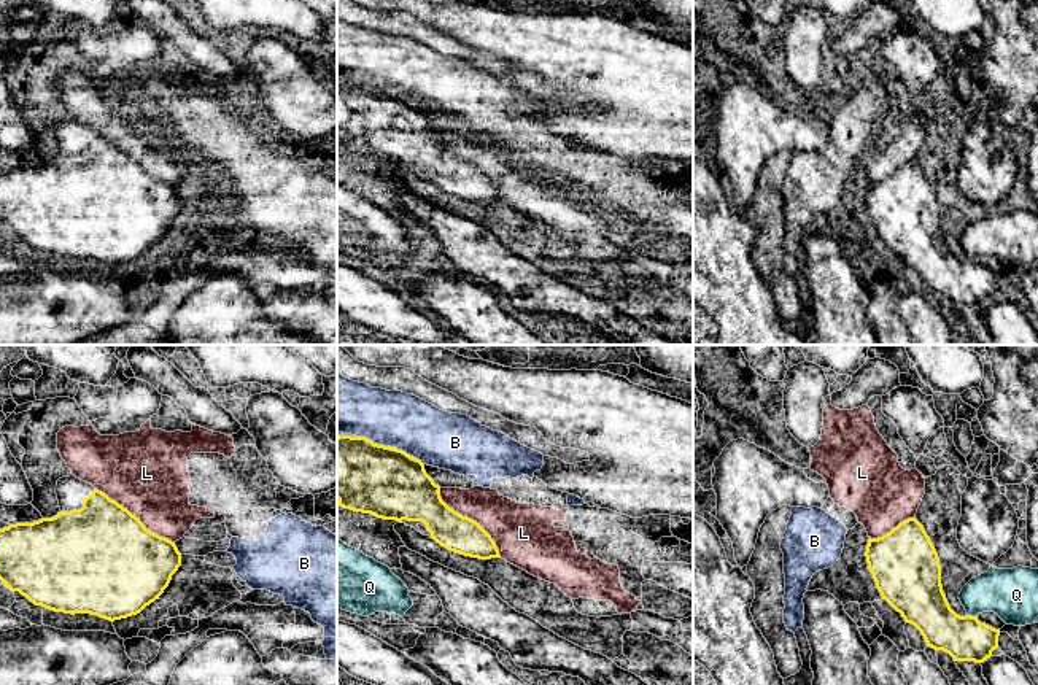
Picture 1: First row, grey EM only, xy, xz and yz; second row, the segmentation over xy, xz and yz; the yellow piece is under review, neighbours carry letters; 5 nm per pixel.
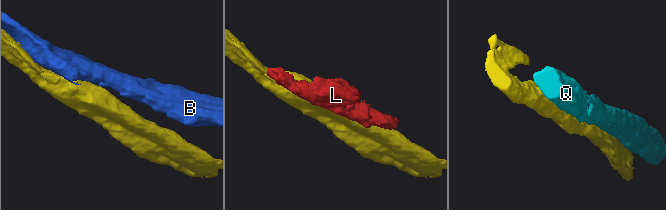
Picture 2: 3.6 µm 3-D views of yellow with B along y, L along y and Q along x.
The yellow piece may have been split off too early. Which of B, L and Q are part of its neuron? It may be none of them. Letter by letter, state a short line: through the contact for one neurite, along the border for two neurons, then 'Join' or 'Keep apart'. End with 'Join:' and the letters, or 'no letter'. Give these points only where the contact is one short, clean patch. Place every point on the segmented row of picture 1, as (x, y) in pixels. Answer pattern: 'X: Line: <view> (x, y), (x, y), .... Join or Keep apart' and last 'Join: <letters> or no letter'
B: Line: xz (356, 436), (401, 448), (423, 464). Keep apart
L: Keep apart
Q: Keep apart
Join: no letter

